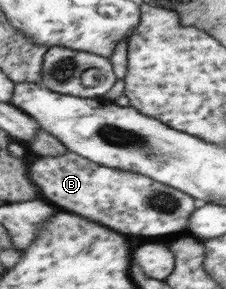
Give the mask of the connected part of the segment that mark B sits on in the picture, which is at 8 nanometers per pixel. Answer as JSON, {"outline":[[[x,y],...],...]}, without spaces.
{"outline":[[[66,151],[58,157],[37,157],[27,163],[30,181],[44,201],[57,209],[76,213],[90,221],[98,221],[122,235],[168,235],[186,229],[194,213],[193,197],[174,187],[158,183],[140,173],[98,165],[77,153]]]}

